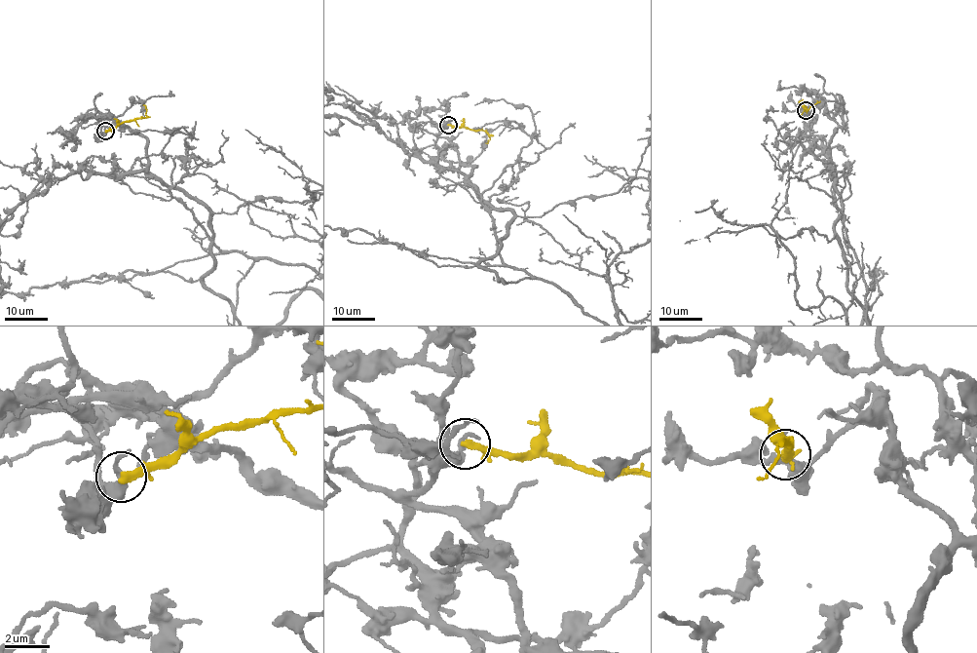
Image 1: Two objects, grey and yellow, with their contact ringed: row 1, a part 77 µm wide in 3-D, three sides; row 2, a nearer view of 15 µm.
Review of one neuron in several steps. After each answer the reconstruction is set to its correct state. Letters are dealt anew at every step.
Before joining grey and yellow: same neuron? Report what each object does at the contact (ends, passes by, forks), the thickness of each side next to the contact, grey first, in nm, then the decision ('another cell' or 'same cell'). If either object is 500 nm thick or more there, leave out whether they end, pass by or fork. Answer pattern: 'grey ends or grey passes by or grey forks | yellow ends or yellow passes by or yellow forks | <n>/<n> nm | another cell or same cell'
grey passes by | yellow ends | 280/320 nm | another cell

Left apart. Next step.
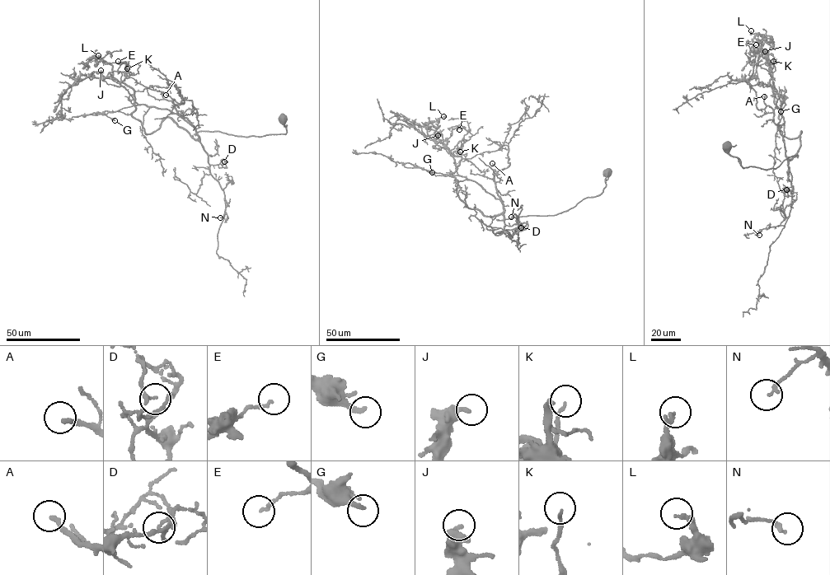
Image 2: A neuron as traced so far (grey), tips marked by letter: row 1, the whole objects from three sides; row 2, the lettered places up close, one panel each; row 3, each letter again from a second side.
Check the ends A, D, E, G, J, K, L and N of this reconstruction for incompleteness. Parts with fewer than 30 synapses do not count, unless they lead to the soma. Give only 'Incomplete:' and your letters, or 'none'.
Incomplete: A

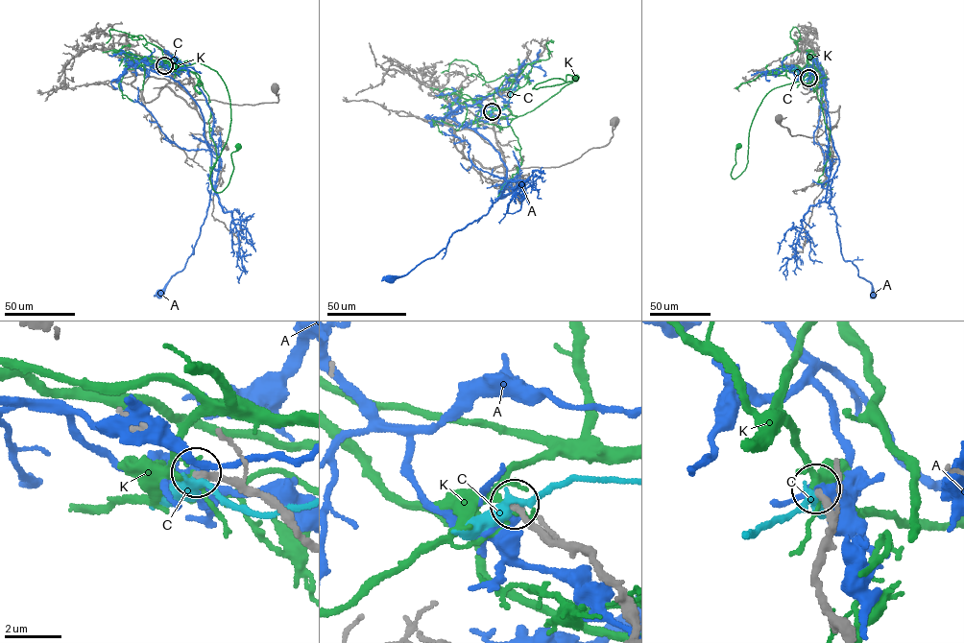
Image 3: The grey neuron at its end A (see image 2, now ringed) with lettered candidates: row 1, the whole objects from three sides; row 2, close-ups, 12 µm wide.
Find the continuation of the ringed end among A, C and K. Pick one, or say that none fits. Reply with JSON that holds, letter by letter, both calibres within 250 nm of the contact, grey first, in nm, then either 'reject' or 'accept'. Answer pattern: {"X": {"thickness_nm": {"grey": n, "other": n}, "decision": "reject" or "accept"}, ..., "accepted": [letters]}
{"A": {"thickness_nm": {"grey": 280, "other": 550}, "decision": "reject"}, "C": {"thickness_nm": {"grey": 240, "other": 380}, "decision": "reject"}, "K": {"thickness_nm": {"grey": 240, "other": 140}, "decision": "reject"}, "accepted": []}

